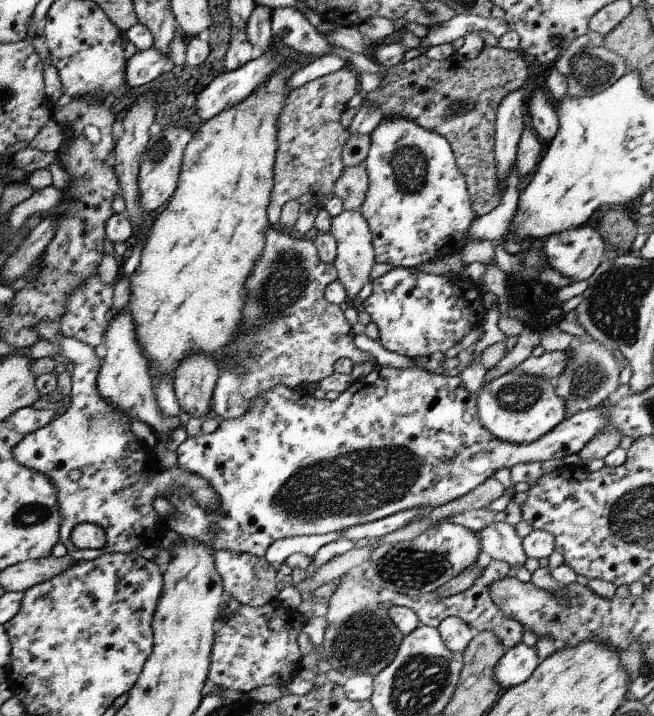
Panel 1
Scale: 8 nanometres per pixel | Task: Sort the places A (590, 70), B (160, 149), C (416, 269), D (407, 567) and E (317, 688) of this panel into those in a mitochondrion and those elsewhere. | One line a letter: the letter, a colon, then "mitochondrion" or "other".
A: mitochondrion
B: mitochondrion
C: other
D: mitochondrion
E: other

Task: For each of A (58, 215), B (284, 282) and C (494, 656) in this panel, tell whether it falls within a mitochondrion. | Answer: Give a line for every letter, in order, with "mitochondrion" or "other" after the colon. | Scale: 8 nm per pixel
A: other
B: mitochondrion
C: other

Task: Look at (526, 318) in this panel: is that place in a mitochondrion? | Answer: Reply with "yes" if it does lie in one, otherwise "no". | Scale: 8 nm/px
no

